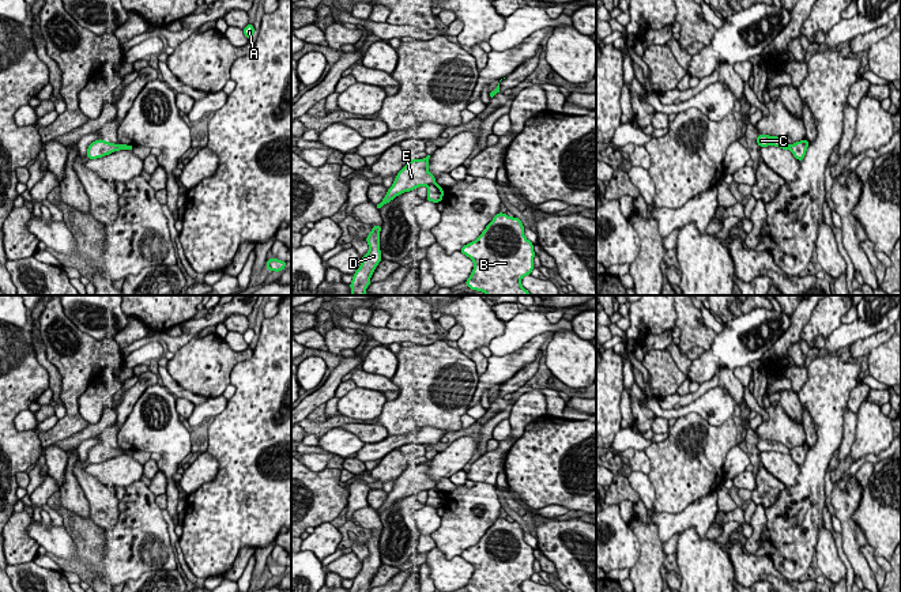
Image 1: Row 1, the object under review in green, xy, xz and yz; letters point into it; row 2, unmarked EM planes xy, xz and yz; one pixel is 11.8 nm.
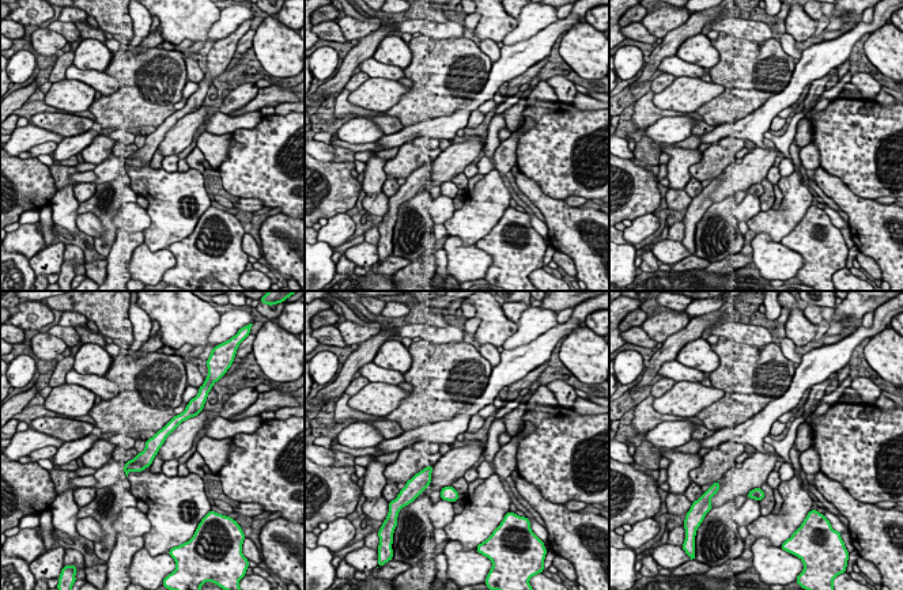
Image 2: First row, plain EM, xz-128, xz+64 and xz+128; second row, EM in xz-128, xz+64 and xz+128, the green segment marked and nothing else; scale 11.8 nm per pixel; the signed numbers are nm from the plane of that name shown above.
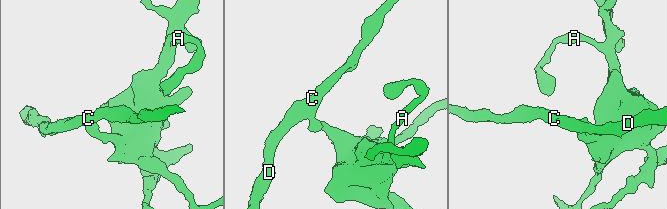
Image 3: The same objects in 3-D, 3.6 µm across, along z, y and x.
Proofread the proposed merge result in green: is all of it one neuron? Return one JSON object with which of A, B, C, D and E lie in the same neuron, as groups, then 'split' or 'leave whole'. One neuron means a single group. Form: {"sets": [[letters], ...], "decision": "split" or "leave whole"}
{"sets": [["A", "B"], ["C", "D", "E"]], "decision": "split"}

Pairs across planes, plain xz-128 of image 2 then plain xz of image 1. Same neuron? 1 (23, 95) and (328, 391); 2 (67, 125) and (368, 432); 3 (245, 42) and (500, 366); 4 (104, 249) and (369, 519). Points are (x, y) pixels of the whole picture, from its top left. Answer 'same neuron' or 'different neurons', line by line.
1: same neuron
2: same neuron
3: different neurons
4: different neurons

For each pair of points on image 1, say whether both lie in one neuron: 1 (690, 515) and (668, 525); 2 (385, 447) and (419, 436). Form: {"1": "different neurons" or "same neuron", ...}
{"1": "same neuron", "2": "same neuron"}

